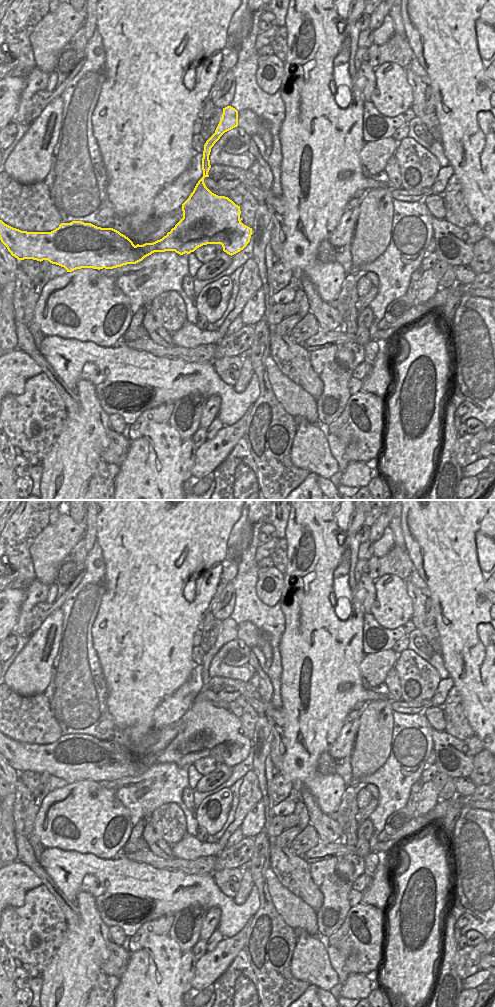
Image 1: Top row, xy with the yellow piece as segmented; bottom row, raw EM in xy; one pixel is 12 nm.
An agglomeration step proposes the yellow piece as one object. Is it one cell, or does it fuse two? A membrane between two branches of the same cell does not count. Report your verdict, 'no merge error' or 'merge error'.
no merge error

